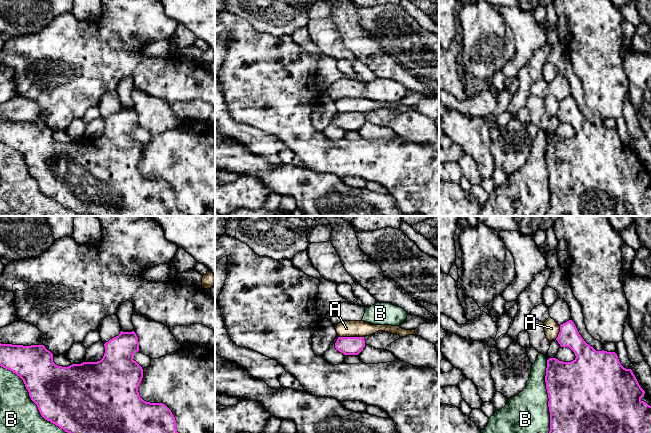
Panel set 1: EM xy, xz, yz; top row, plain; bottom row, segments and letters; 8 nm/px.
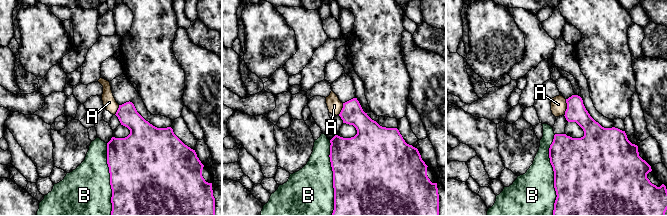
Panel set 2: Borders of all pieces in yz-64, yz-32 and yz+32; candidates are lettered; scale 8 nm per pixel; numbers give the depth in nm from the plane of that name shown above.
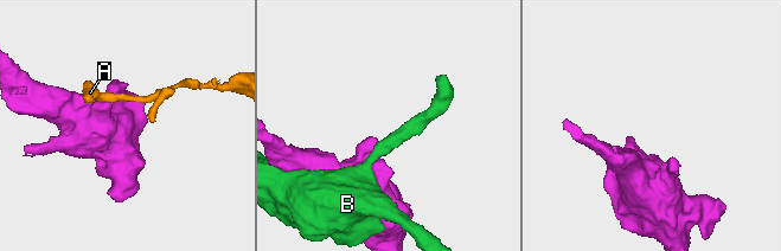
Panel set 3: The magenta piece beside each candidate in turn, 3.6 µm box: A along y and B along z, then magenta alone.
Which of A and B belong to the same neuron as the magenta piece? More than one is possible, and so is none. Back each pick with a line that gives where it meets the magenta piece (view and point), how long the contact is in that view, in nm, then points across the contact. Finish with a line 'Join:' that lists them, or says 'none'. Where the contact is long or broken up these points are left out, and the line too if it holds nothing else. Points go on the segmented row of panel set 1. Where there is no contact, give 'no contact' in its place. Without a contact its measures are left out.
Join: none

